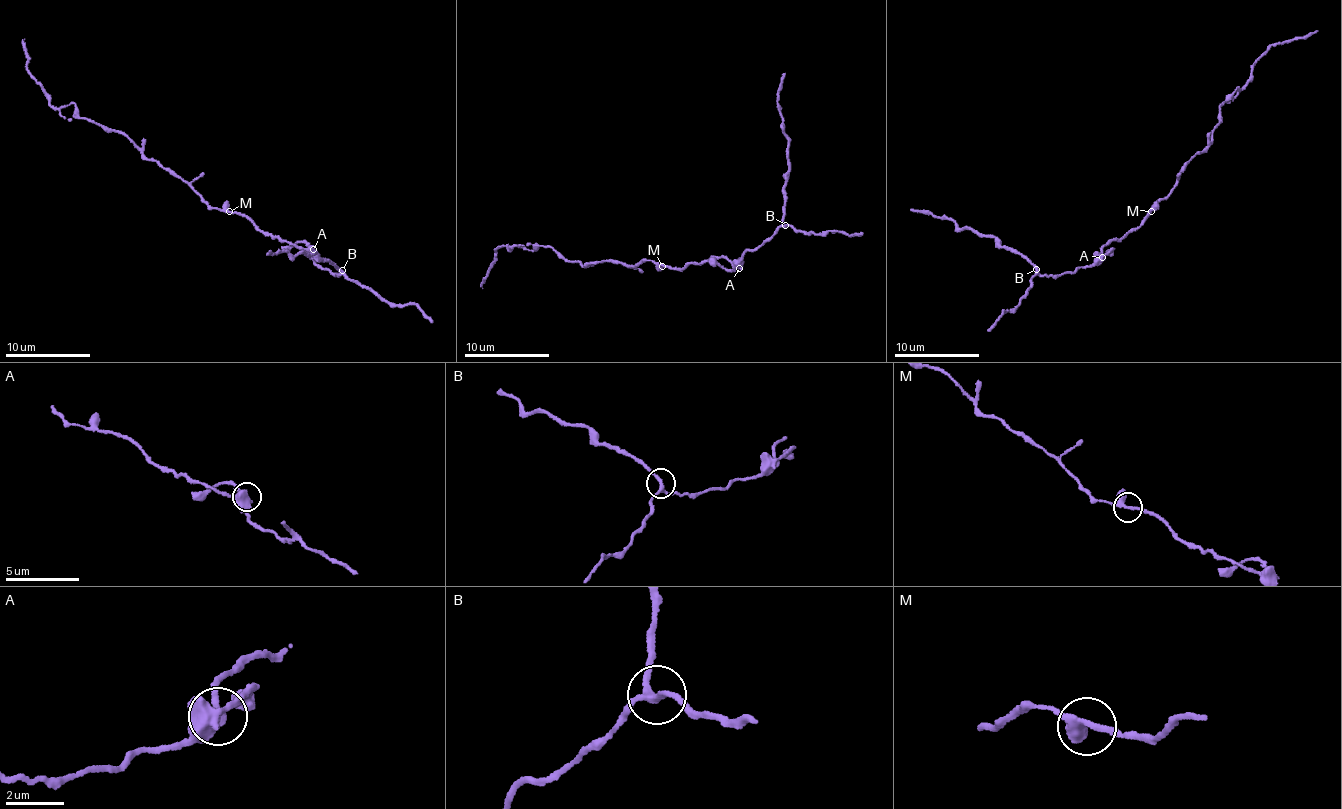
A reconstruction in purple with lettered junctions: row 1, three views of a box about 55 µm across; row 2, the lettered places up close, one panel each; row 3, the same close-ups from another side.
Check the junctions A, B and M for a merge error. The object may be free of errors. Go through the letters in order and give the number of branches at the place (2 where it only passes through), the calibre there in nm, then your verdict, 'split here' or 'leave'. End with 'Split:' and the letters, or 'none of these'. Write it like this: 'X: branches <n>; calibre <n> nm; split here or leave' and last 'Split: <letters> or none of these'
A: branches 3; calibre 420 nm; split here
B: branches 3; calibre 200 nm; leave
M: branches 3; calibre 260 nm; leave
Split: A

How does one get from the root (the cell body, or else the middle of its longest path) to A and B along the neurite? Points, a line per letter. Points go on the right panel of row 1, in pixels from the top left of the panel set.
A: (1149, 211), (1137, 228), (1103, 246), (1102, 256)
B: (1149, 211), (1137, 228), (1103, 246), (1100, 257), (1090, 265), (1048, 276), (1036, 269)

